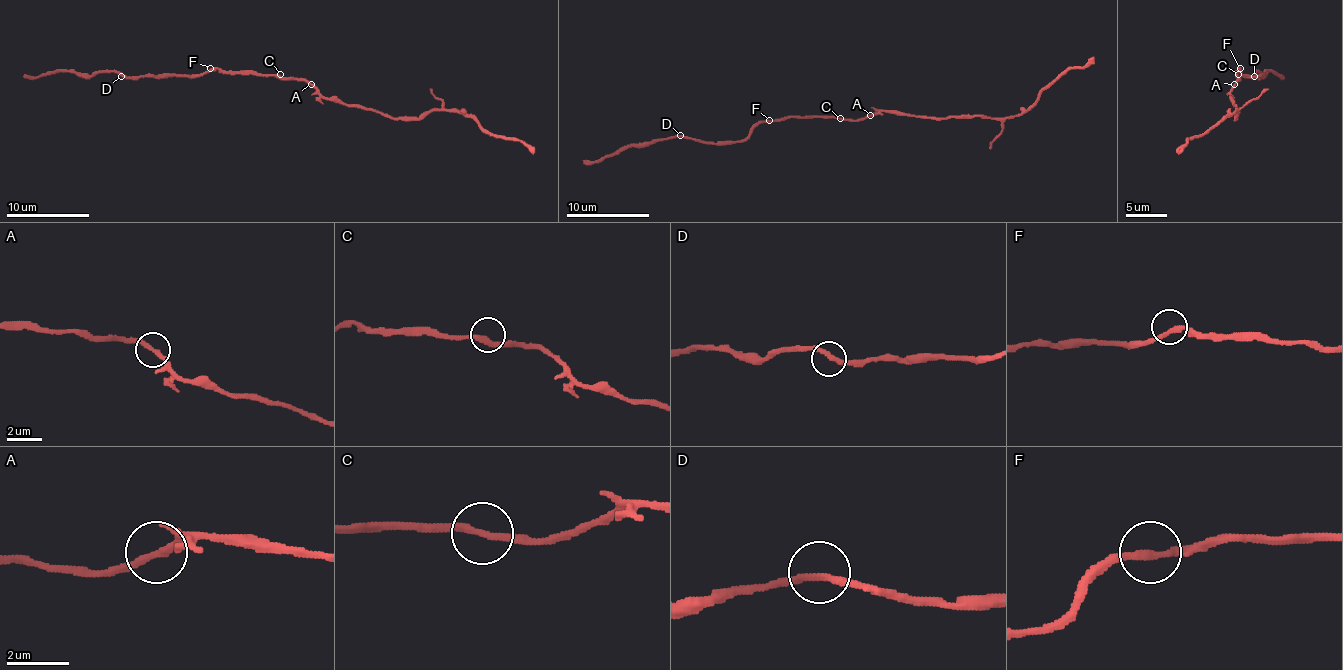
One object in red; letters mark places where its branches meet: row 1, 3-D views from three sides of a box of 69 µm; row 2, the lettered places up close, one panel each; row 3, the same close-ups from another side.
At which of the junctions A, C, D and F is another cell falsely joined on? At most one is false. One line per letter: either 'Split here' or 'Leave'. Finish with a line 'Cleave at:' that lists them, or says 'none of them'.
A: Split here
C: Leave
D: Leave
F: Leave
Cleave at: A

